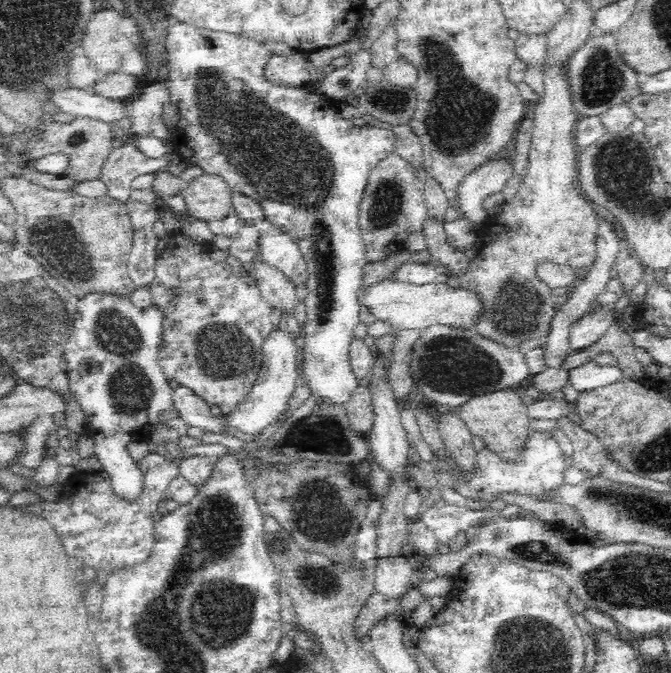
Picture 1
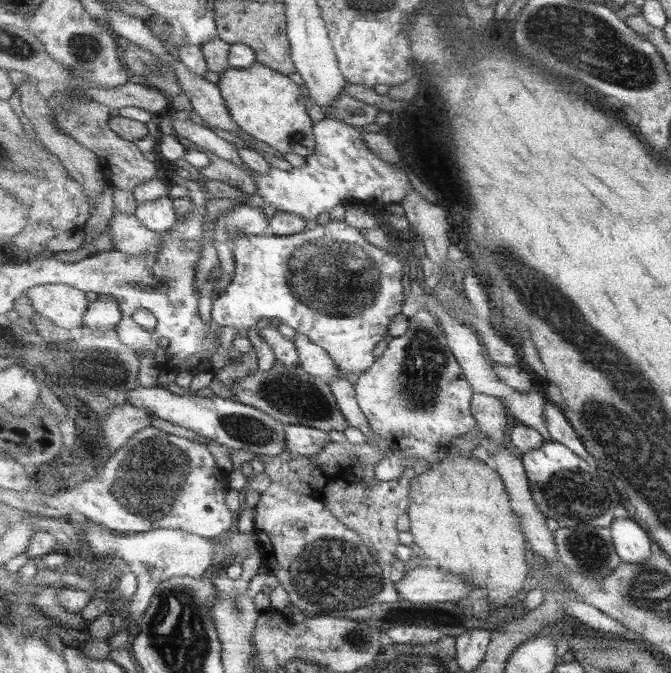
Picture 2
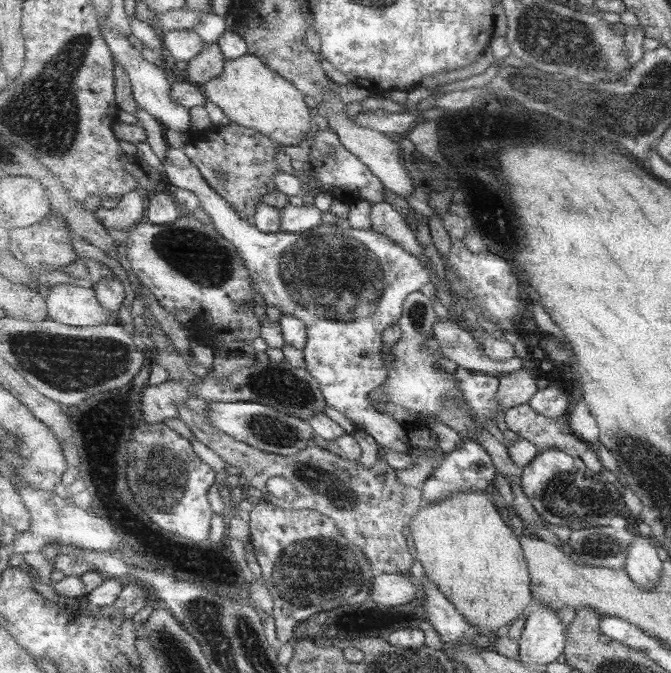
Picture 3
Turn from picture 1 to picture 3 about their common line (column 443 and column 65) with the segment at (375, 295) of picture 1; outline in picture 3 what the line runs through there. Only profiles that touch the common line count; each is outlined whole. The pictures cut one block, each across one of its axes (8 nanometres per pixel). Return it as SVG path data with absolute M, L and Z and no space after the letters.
M67 283L52 285L46 298L48 318L76 327L94 327L116 321L103 308L94 286L84 288Z

